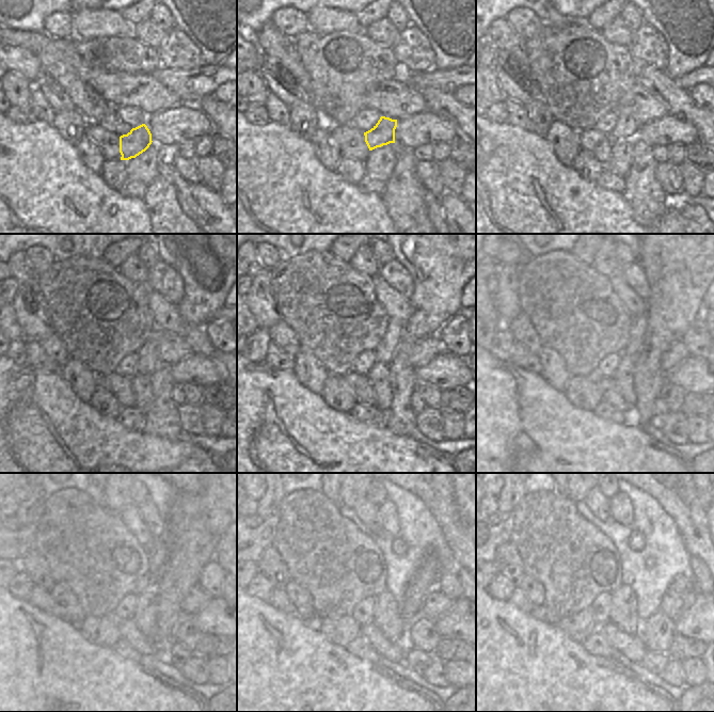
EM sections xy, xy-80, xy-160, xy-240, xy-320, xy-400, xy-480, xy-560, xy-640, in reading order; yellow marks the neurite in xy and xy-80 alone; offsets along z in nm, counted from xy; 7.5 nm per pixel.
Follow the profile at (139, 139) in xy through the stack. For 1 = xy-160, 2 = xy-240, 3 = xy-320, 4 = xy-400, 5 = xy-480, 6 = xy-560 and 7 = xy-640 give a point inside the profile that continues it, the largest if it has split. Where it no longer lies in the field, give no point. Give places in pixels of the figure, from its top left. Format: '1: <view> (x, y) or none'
1: xy-160 (627, 127)
2: xy-240 (148, 354)
3: xy-320 (386, 349)
4: xy-400 (638, 326)
5: xy-480 (159, 554)
6: xy-560 (399, 548)
7: xy-640 (636, 539)

